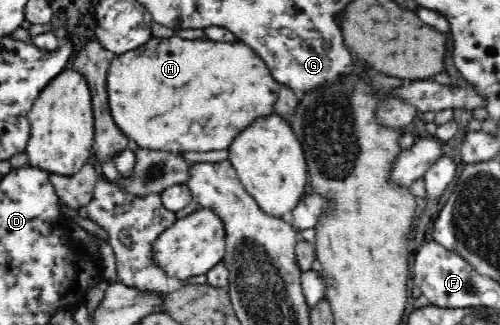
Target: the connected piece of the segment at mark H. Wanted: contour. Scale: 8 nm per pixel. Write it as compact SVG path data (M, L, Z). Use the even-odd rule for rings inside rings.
M182 37L152 38L137 49L118 54L110 63L107 85L110 114L122 133L128 139L134 139L142 149L150 147L150 150L175 154L184 152L184 149L198 149L200 153L228 149L246 125L274 111L272 107L282 86L272 77L263 59L242 41L190 41Z

